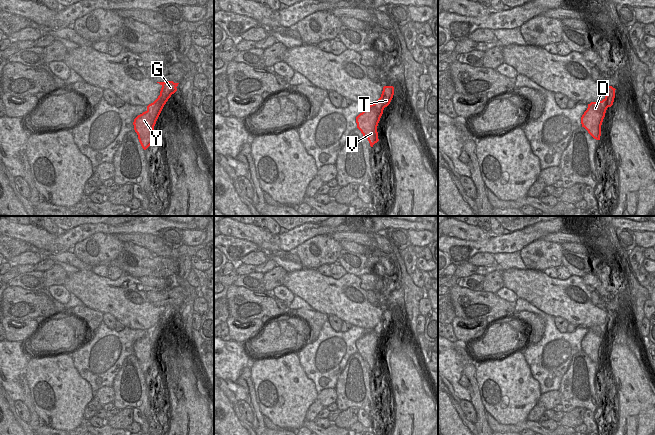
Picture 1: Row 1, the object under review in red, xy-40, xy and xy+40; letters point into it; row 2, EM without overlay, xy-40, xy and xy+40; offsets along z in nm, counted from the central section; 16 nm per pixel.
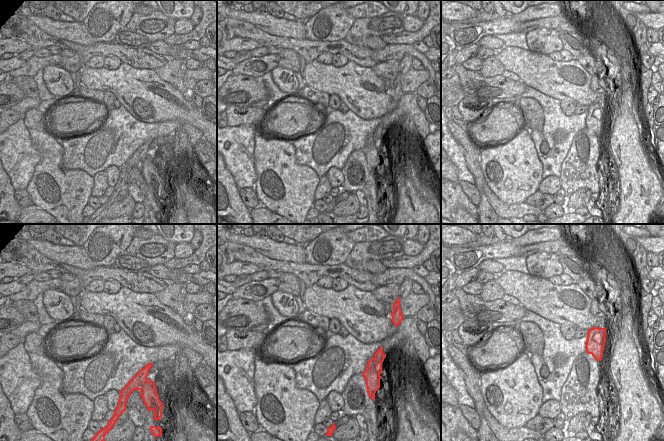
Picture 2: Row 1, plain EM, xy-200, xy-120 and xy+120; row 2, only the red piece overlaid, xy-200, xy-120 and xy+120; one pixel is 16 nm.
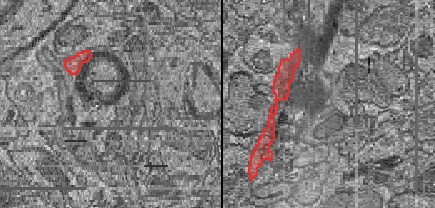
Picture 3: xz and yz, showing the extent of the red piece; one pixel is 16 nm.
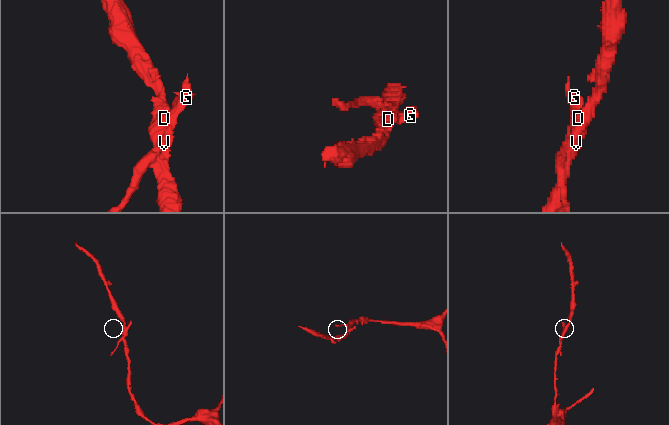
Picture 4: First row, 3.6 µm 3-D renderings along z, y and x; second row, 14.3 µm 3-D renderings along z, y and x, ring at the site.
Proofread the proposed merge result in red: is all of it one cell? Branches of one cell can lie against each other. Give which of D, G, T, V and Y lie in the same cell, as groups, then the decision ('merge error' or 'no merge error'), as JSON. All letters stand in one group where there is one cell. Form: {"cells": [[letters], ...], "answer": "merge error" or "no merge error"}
{"cells": [["D", "V", "Y"], ["G", "T"]], "answer": "merge error"}

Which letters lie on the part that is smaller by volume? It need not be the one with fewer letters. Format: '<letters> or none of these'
G, T

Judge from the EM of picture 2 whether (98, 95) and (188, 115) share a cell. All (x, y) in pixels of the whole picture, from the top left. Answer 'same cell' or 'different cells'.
different cells

